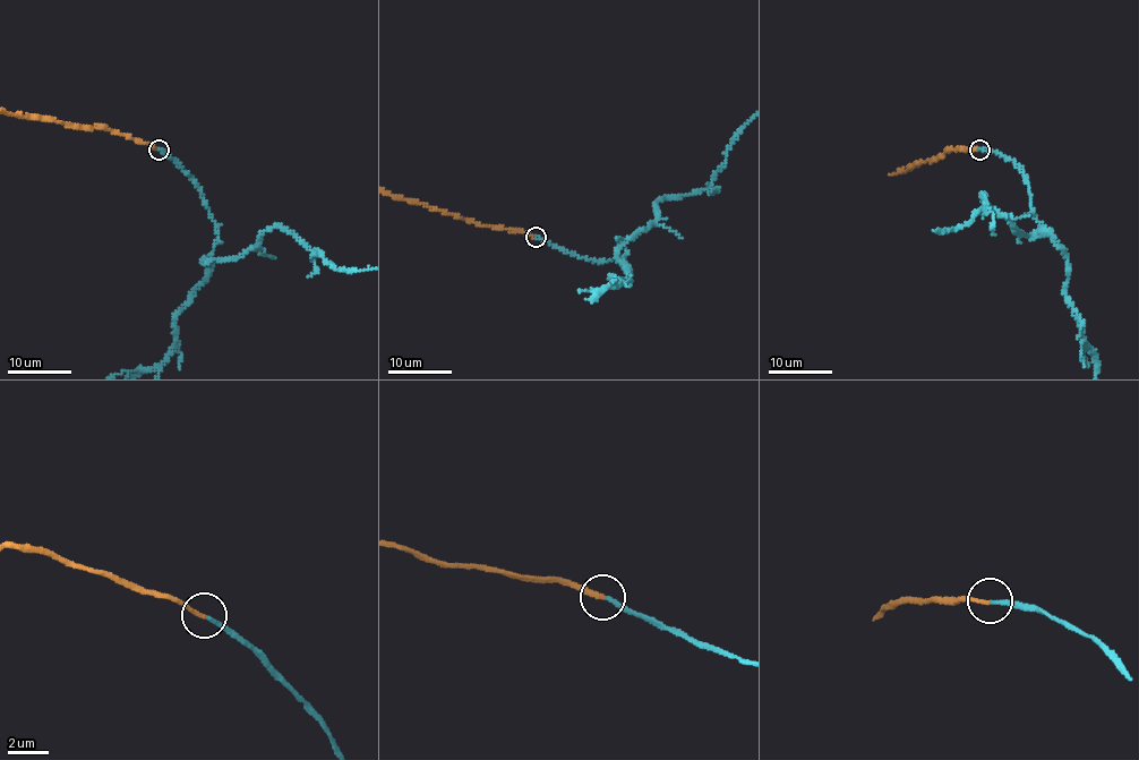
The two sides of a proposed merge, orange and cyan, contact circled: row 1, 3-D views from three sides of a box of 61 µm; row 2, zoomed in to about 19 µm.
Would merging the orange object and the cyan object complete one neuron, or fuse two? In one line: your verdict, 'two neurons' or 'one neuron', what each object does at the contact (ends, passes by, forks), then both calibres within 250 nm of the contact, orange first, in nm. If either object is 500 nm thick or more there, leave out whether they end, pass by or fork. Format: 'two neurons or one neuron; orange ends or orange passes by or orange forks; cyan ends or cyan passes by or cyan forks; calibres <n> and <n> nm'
one neuron; orange ends; cyan ends; calibres 240 and 190 nm

